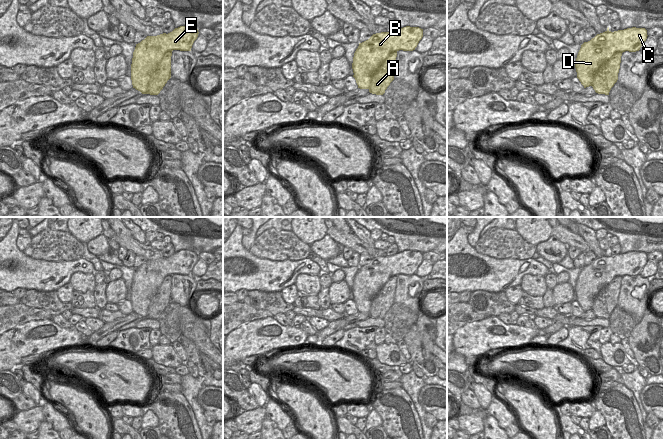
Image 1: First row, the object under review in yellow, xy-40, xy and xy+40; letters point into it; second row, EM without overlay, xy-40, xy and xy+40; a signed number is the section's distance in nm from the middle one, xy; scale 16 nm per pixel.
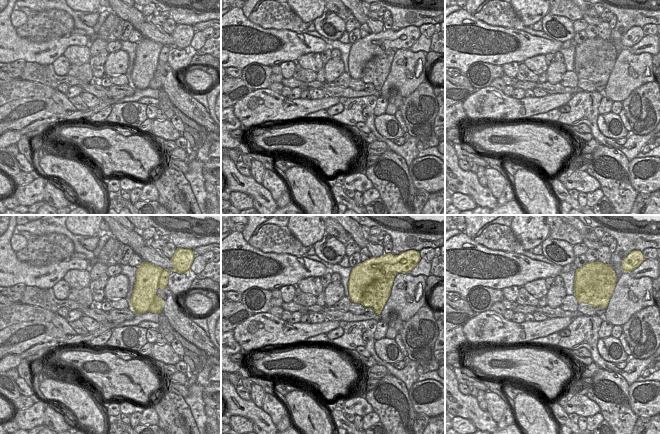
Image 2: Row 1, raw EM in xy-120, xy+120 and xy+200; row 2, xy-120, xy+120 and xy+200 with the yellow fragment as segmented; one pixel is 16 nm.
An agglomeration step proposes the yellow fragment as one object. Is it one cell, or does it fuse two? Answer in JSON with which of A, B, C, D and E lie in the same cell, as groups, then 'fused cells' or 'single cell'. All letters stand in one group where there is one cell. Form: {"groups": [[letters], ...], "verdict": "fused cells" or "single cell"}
{"groups": [["A"], ["B", "C", "D", "E"]], "verdict": "fused cells"}

